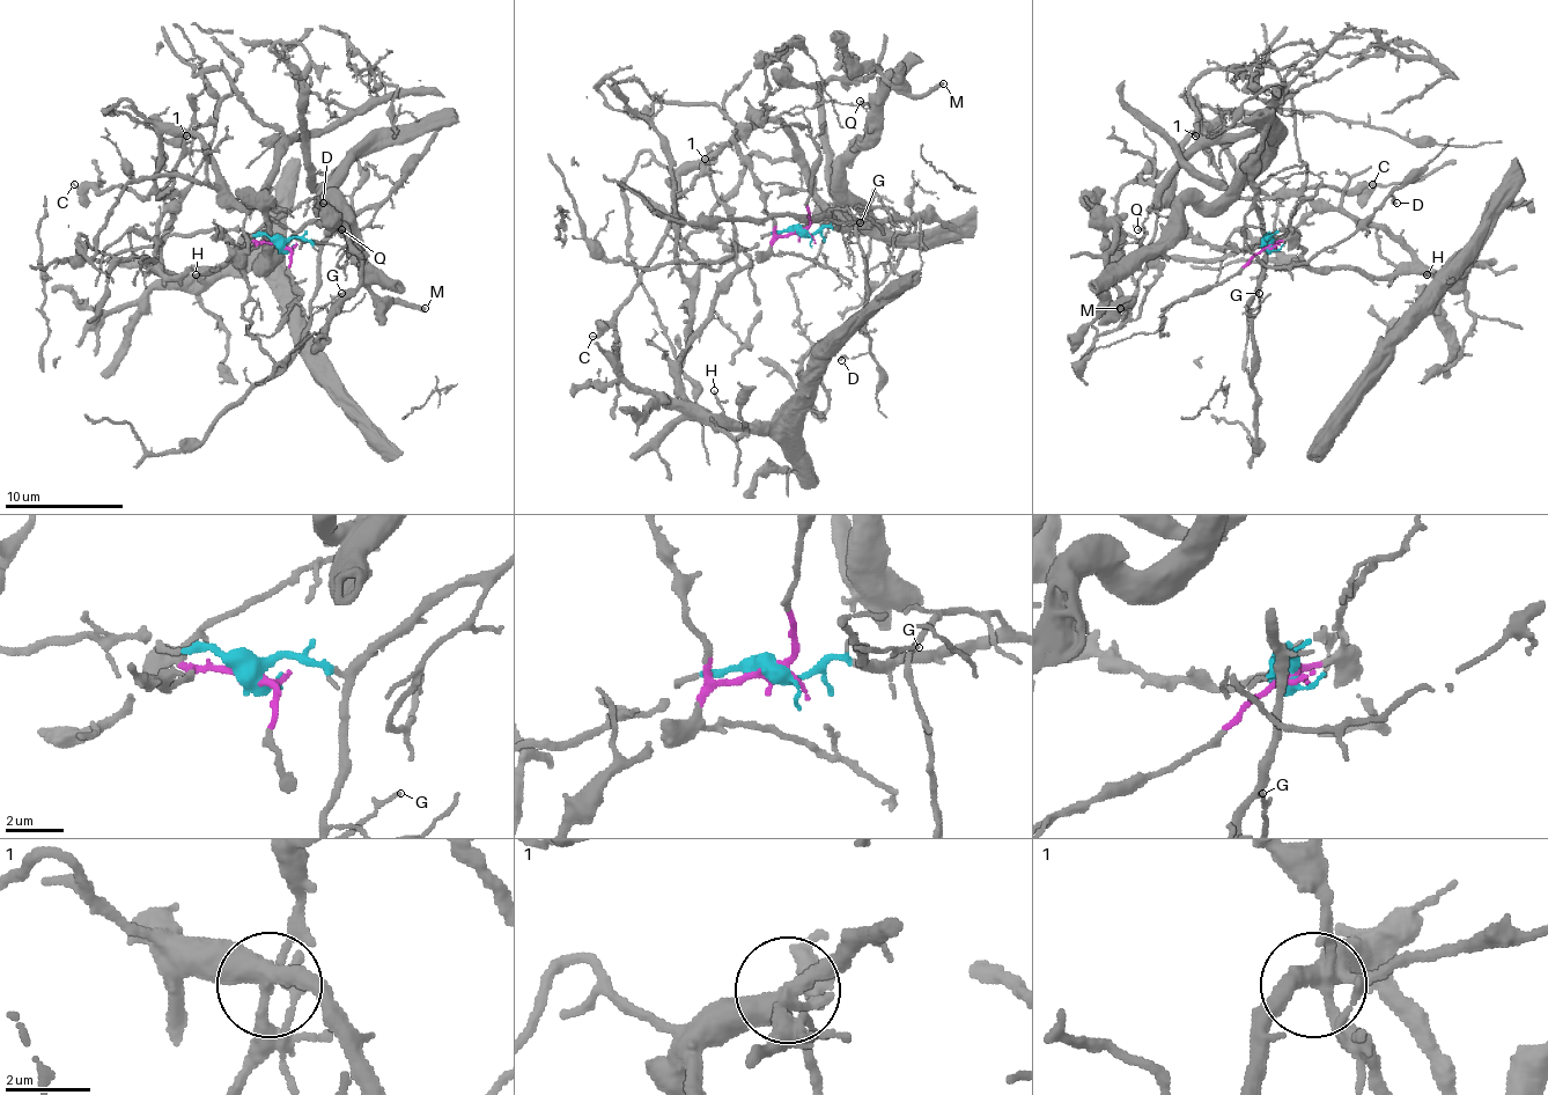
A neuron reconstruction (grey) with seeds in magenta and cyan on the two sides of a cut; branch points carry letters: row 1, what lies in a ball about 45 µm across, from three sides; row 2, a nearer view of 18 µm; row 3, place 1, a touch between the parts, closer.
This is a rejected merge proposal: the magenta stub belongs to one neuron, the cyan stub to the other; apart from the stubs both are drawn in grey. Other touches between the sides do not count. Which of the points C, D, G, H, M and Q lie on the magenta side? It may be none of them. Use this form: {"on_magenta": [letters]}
{"on_magenta": ["H"]}

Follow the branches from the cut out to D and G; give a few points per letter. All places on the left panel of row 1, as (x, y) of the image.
D: (284, 245), (293, 240), (325, 242), (373, 210), (339, 266), (346, 263), (352, 200), (346, 195), (322, 204)
G: (284, 245), (304, 240), (319, 248), (319, 280), (310, 313), (322, 310), (343, 293)

